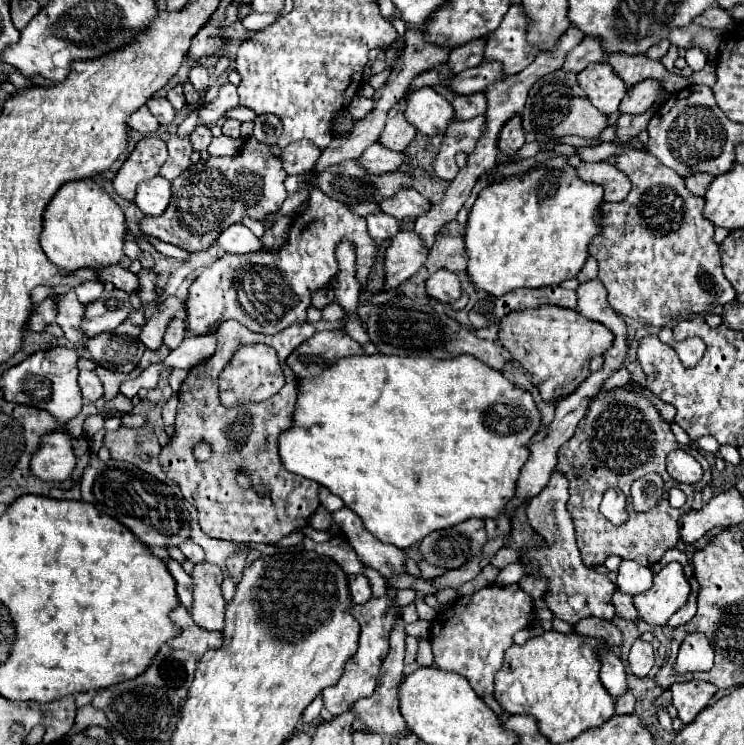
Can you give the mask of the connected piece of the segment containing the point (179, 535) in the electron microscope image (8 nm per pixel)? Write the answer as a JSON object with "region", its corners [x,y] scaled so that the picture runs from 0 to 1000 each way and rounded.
{"region":[[[130,611],[122,613],[109,643],[112,672],[125,675],[136,689],[155,694],[200,734],[241,734],[241,729],[254,723],[254,686],[243,667],[224,664],[227,656],[233,654],[171,619],[136,619]]]}

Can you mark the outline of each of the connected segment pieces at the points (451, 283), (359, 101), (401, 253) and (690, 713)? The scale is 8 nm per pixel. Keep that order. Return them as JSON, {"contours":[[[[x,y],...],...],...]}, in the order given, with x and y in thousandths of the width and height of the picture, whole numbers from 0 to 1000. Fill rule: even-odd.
{"contours":[[[[593,361],[593,364],[582,366],[574,374],[571,383],[574,383],[577,399],[585,399],[585,401],[590,401],[595,407],[612,407],[622,393],[617,369],[609,366],[609,364],[601,364],[601,361]]],[[[480,128],[480,130],[474,130],[474,136],[469,141],[469,149],[472,149],[474,160],[488,160],[493,152],[499,152],[501,144],[504,144],[504,136],[501,133],[493,133],[488,128]]],[[[536,310],[517,337],[517,388],[528,388],[555,372],[574,350],[577,332],[558,310]]],[[[923,914],[923,917],[905,917],[905,946],[913,954],[913,965],[923,973],[929,970],[937,957],[942,957],[961,933],[961,919],[953,914]]]]}

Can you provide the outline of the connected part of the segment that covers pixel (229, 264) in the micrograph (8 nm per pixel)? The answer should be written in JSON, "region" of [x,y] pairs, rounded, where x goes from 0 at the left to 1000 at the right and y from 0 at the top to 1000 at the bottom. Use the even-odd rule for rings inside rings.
{"region":[[[429,251],[418,254],[413,281],[405,289],[405,307],[399,289],[386,310],[383,329],[375,337],[353,334],[327,345],[302,340],[259,377],[249,407],[254,444],[262,450],[286,447],[294,434],[316,428],[343,447],[370,450],[391,434],[410,431],[418,396],[437,388],[456,366],[450,337],[458,323],[469,323],[474,329],[480,340],[477,372],[485,388],[491,388],[507,345],[507,332],[493,313],[491,291],[477,289],[469,275],[437,264]]]}

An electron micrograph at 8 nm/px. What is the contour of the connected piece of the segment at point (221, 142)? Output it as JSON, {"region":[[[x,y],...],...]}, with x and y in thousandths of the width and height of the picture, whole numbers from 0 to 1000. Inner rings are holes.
{"region":[[[297,181],[297,184],[292,184],[292,187],[284,189],[284,195],[281,195],[278,203],[284,208],[294,208],[294,211],[300,211],[300,208],[316,208],[316,205],[321,205],[324,195],[327,195],[327,187],[310,187],[305,181]]]}

